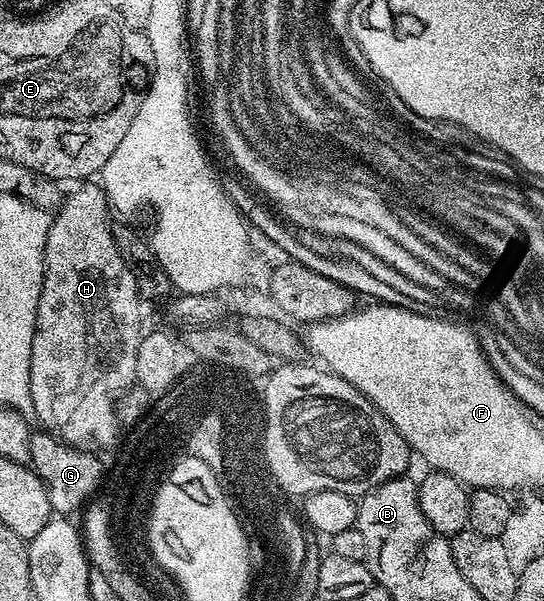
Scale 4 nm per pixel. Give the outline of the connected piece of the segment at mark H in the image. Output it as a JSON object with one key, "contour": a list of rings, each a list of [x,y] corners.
{"contour":[[[82,183],[77,187],[71,188],[74,190],[72,190],[71,193],[67,192],[65,194],[62,204],[58,206],[50,223],[48,239],[46,240],[46,250],[44,251],[44,271],[46,274],[44,275],[44,283],[42,284],[42,290],[40,291],[40,303],[38,304],[38,310],[36,311],[36,327],[34,328],[34,338],[32,339],[32,359],[30,360],[30,390],[32,391],[32,403],[34,404],[34,417],[36,418],[36,421],[39,421],[39,423],[42,424],[39,426],[41,426],[45,432],[53,433],[59,441],[64,441],[67,445],[74,446],[75,449],[99,451],[98,449],[104,448],[105,445],[112,444],[114,441],[114,436],[117,435],[118,429],[120,430],[120,422],[116,412],[118,398],[121,397],[127,389],[131,388],[135,382],[137,382],[137,353],[140,351],[140,343],[144,334],[144,328],[142,328],[142,308],[144,308],[144,302],[142,298],[138,296],[138,288],[136,287],[136,279],[134,278],[133,271],[131,271],[124,263],[124,259],[120,255],[120,251],[112,239],[112,220],[110,221],[110,209],[112,213],[112,205],[108,200],[107,190],[103,188],[101,184],[99,184],[100,186],[90,184],[94,183]]]}

